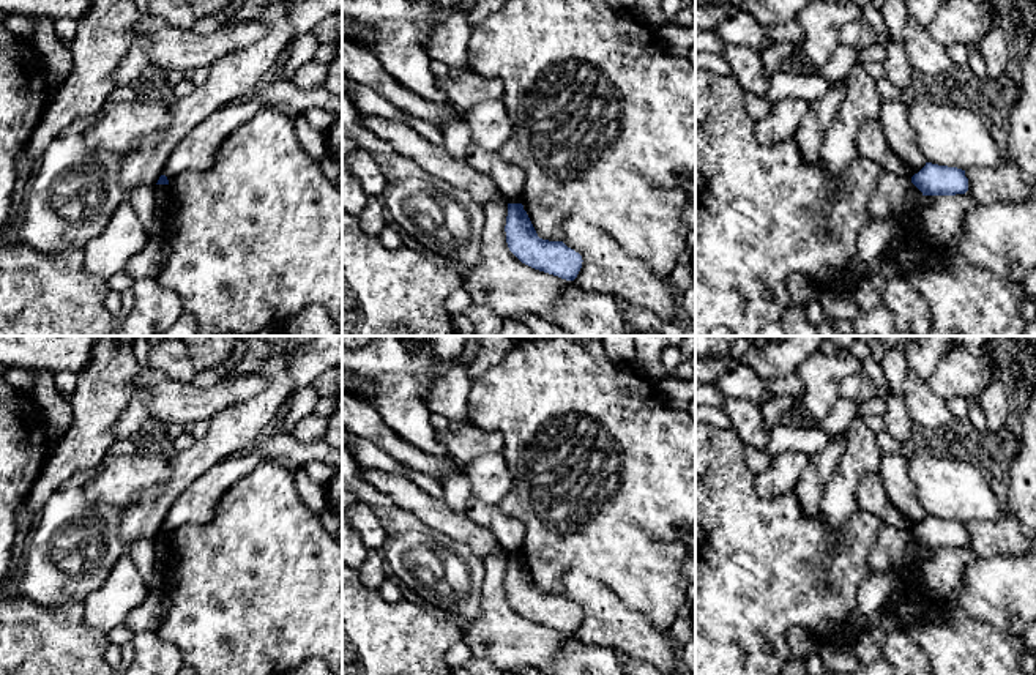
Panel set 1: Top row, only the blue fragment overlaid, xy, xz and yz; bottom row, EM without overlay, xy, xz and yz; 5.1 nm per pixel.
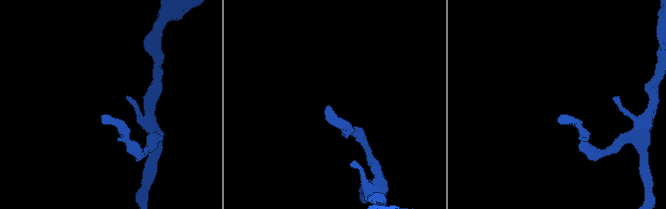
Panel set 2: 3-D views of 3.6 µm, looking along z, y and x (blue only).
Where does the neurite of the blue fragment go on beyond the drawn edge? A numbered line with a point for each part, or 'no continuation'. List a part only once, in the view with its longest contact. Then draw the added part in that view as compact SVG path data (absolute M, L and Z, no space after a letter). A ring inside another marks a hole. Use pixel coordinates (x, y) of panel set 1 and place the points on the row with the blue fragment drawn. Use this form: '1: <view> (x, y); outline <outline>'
no continuation

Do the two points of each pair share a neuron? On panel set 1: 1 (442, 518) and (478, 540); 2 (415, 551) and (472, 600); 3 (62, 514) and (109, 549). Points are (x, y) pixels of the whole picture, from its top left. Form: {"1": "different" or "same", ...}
{"1": "same", "2": "same", "3": "same"}

